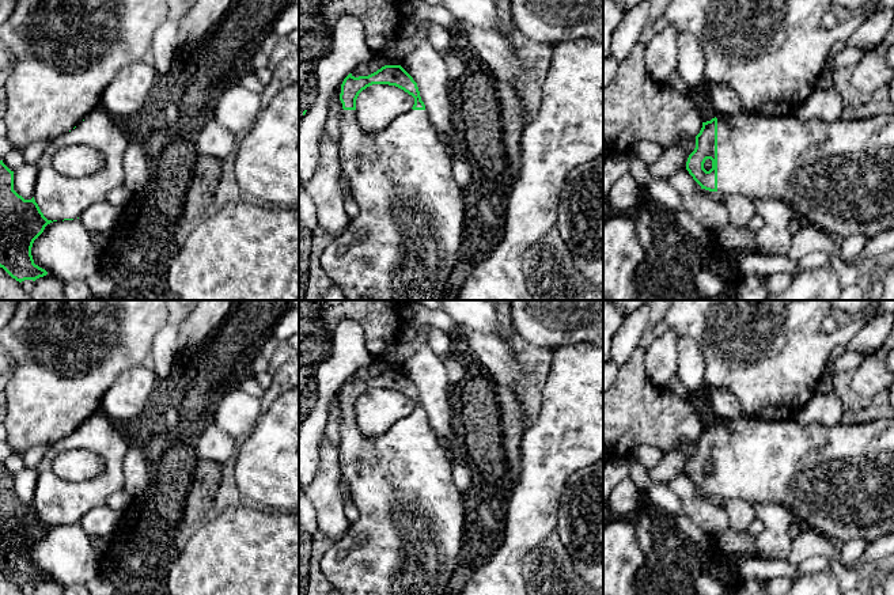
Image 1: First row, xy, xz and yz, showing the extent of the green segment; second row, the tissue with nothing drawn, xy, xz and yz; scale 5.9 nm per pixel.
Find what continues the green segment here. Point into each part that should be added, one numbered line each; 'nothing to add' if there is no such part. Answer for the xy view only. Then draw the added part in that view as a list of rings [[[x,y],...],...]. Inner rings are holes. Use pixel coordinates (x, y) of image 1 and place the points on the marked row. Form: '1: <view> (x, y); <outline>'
1: xy (59, 197); [[[101,106],[94,109],[75,129],[53,139],[37,163],[38,179],[35,183],[34,200],[48,220],[62,221],[64,219],[77,219],[90,205],[106,200],[110,190],[124,185],[125,174],[122,156],[128,147],[128,139],[114,124],[111,115]],[[84,144],[95,148],[105,159],[105,166],[84,178],[68,178],[58,174],[52,166],[53,155],[62,147]]]

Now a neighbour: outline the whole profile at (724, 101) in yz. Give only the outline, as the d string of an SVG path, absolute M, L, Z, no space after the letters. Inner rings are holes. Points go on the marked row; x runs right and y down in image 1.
M702 83L707 88L708 99L716 114L736 114L743 111L738 94L723 83Z

